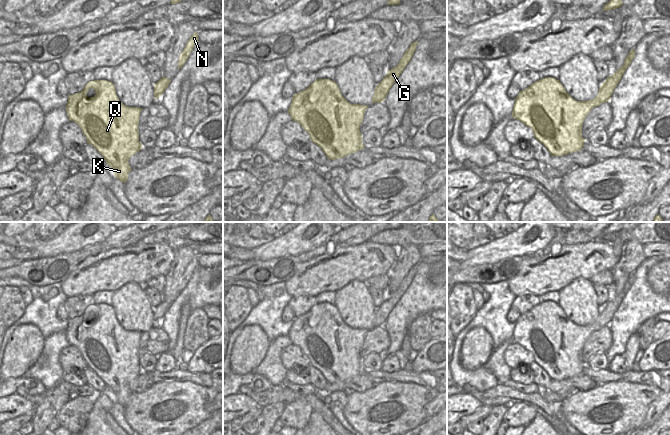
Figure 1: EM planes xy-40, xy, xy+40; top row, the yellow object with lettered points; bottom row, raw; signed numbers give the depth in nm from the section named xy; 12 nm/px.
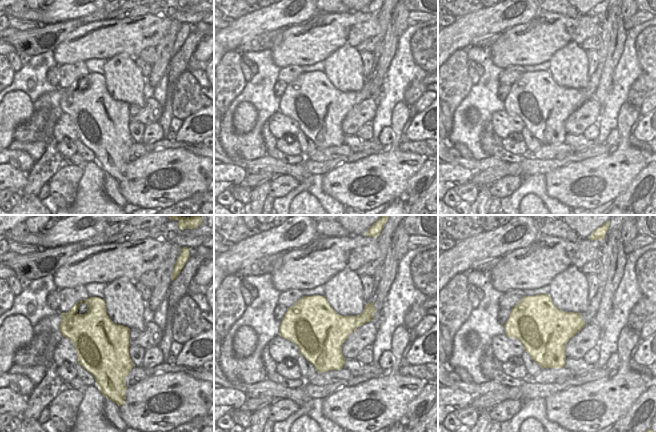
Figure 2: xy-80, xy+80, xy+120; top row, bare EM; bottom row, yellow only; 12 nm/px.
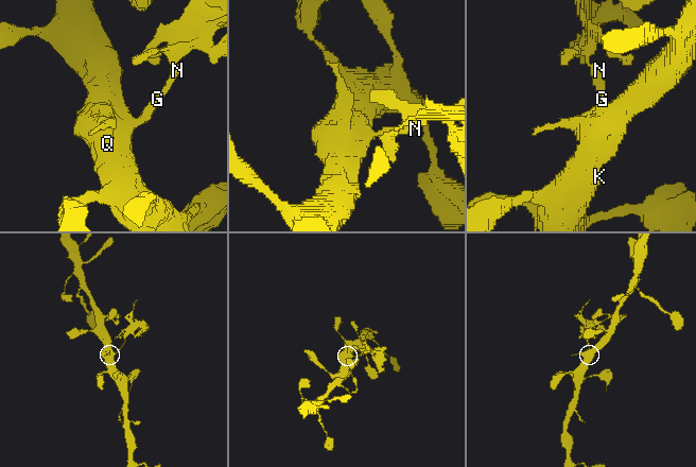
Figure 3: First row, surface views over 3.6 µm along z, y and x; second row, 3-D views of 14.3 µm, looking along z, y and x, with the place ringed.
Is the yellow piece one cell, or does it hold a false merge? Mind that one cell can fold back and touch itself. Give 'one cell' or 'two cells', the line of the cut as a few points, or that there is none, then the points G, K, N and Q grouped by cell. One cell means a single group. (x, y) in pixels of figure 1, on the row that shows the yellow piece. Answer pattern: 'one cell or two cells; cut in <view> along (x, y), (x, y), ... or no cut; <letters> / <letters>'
two cells; cut in xy+40 along (593, 99), (601, 102); G N / K Q

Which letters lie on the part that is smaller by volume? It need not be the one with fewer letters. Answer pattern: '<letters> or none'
G, N

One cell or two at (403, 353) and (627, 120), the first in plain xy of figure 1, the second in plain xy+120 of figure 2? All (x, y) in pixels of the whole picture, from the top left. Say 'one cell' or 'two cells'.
one cell

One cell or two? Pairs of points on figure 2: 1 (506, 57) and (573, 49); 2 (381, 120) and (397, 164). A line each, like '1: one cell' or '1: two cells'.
1: two cells
2: two cells

